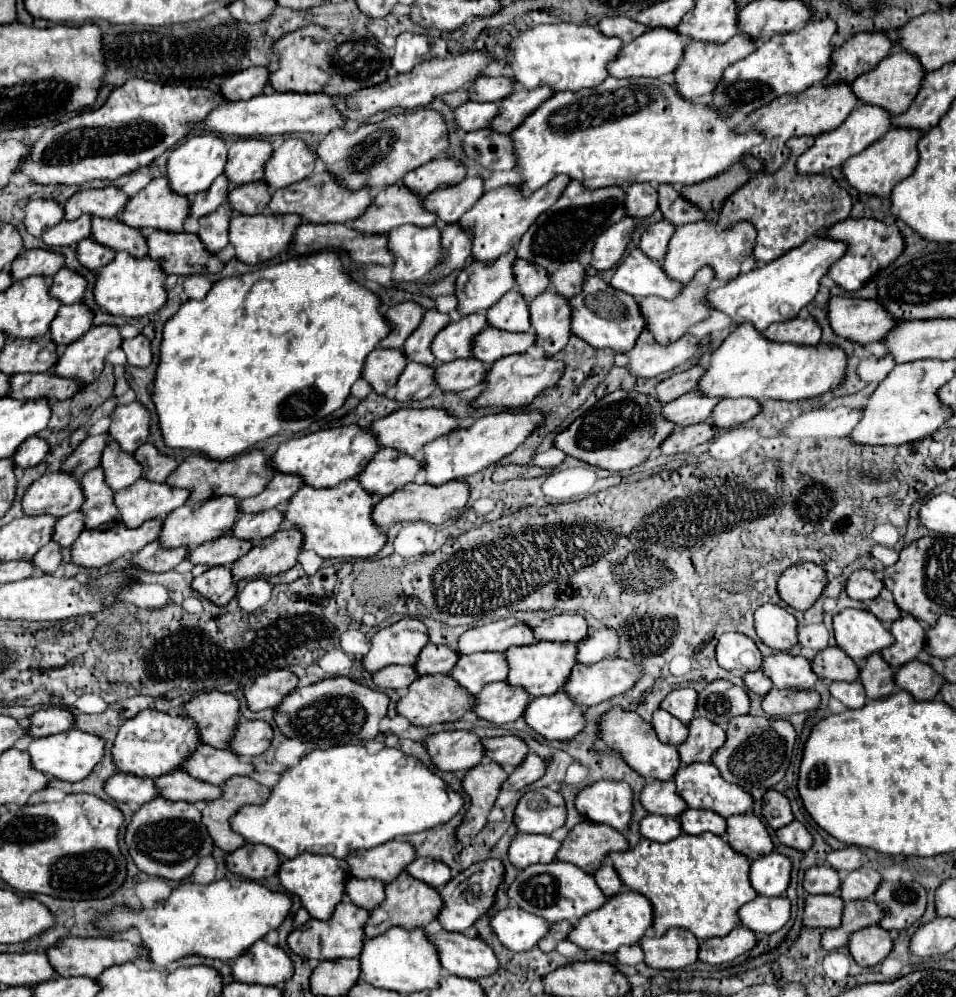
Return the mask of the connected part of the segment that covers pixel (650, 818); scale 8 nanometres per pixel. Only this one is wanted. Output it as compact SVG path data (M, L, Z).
M646 815L640 823L640 833L644 839L658 841L658 843L668 843L676 839L682 833L682 827L676 819L672 817L662 817L662 815Z

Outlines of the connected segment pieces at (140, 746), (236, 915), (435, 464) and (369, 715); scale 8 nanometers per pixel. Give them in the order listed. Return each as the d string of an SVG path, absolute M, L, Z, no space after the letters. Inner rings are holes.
M140 711L136 717L128 719L116 737L116 745L112 747L114 765L132 775L142 777L160 777L164 773L176 771L182 763L200 747L200 733L196 721L186 715L168 715L162 711Z
M242 879L238 885L232 881L212 881L208 885L182 883L174 893L156 909L126 911L118 907L112 915L100 919L104 931L128 931L136 927L142 935L142 945L150 949L150 959L156 967L166 967L186 955L200 955L210 959L238 959L256 941L264 939L272 929L278 929L292 909L288 893L276 893L256 881Z
M496 413L496 415L486 415L470 425L456 427L452 433L438 437L424 445L422 449L422 465L426 471L426 483L430 485L440 485L452 479L462 479L468 475L474 475L492 463L498 463L506 455L510 455L524 439L532 433L542 423L542 413Z
M332 677L310 687L298 687L276 707L276 725L286 737L300 737L320 749L336 747L352 741L374 739L380 729L378 723L386 717L390 697L378 689L370 689L350 677Z

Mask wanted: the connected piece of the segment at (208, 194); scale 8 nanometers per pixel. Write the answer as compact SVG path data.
M220 175L206 191L194 195L192 203L190 203L190 217L202 219L210 213L214 213L220 205L226 203L228 199L228 179L224 175Z

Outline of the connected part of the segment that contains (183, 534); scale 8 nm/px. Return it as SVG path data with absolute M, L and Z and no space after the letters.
M214 497L204 501L202 505L182 505L180 509L174 509L166 515L162 521L162 529L158 535L158 543L164 549L176 549L176 547L196 547L200 543L218 539L230 531L230 527L236 521L236 499L234 497Z

